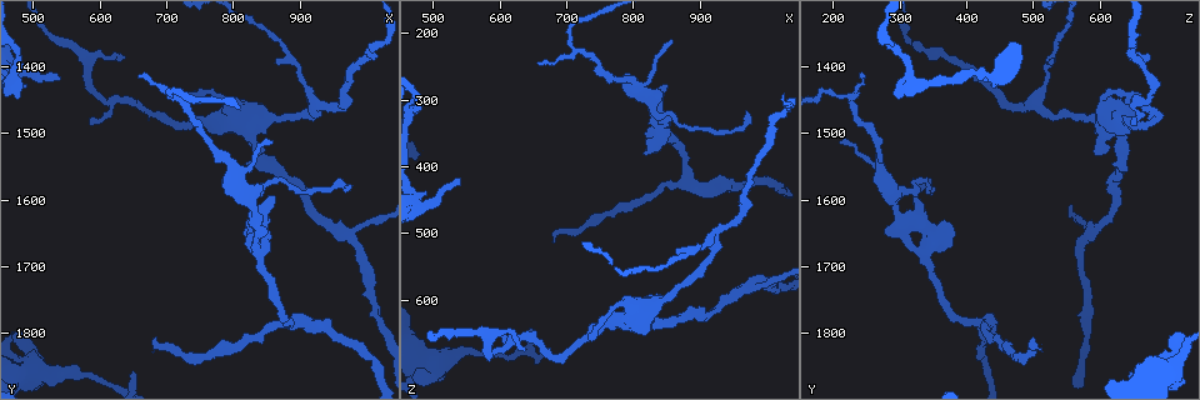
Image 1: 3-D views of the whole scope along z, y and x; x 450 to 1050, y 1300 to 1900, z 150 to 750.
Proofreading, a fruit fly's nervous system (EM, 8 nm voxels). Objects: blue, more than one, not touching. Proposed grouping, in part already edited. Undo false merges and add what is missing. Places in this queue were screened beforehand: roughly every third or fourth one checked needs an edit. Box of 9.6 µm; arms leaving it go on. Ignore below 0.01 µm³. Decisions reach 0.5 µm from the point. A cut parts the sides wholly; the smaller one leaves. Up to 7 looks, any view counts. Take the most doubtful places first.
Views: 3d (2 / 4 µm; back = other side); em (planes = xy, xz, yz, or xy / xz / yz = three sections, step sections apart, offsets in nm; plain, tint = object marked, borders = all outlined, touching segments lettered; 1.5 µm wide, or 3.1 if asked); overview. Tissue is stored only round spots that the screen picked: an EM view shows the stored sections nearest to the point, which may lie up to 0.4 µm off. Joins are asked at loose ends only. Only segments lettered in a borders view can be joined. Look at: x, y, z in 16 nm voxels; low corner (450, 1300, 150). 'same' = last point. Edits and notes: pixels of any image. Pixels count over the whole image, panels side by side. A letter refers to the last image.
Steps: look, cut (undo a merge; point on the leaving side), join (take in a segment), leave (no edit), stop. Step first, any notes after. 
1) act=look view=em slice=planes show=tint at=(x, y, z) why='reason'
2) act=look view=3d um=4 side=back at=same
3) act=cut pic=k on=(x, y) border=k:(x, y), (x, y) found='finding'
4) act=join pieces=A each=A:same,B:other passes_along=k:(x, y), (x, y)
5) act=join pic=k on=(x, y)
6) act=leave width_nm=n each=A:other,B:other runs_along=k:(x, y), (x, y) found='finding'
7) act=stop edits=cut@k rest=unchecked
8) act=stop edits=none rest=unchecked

act=look view=em slice=planes show=borders at=(650, 1860, 645)

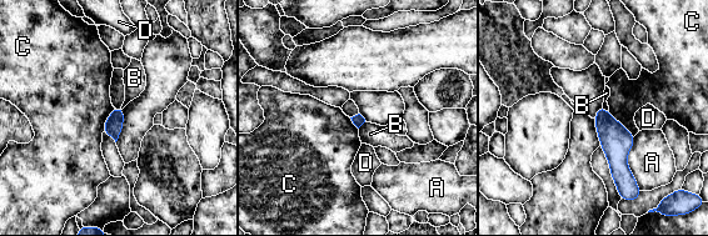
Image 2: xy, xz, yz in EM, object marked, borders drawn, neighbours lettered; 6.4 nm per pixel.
act=leave each=A:other,B:other,C:other,D:other border=2:(365, 121), (358, 127) found='none of them fits'

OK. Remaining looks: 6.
act=look view=em slice=planes show=tint at=(835, 1585, 320) why='small branch off a trunk'

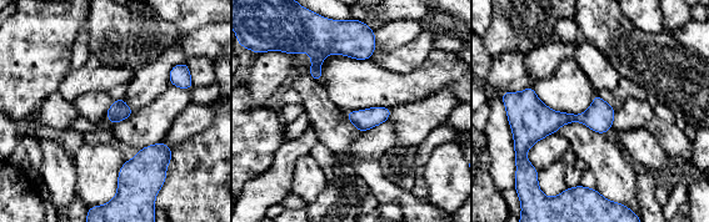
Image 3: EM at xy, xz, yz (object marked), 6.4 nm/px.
act=look view=em slice=planes show=borders at=same why='what lies round it'

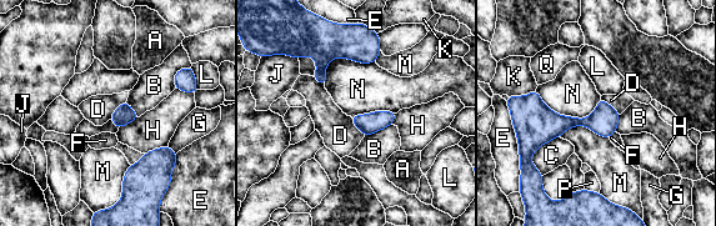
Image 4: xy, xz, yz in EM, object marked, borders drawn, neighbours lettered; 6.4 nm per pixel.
act=leave each=A:other,B:other,C:other,D:other,E:other,F:other,G:other,H:other,J:other,K:other,L:other,M:other,N:other,P:other,Q:other border=4:(536, 89), (579, 117), (600, 98) found='one cell here'

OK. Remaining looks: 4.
act=look view=em um=3.1 slice=planes show=borders at=(855, 1515, 210) why='branch stops here'

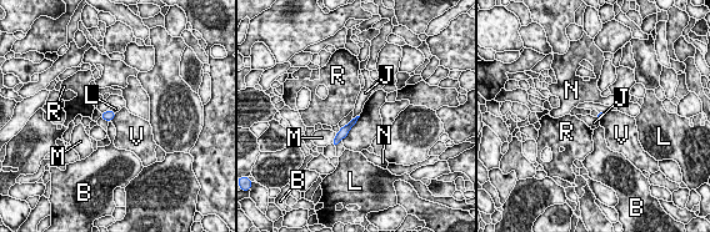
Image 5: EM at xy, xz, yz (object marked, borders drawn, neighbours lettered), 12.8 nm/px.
act=leave each=B:other,J:other,L:other,M:other,N:other,R:other,V:other found='no lettered segment goes on from it'

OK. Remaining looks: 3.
act=stop edits=none rest=unchecked

